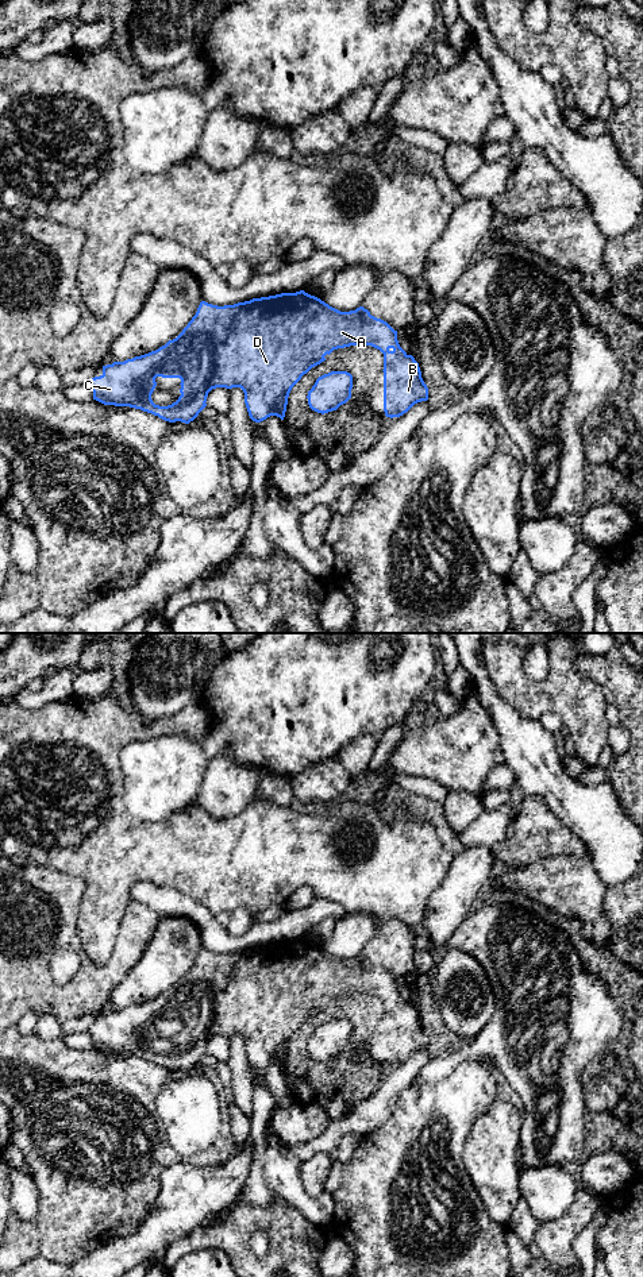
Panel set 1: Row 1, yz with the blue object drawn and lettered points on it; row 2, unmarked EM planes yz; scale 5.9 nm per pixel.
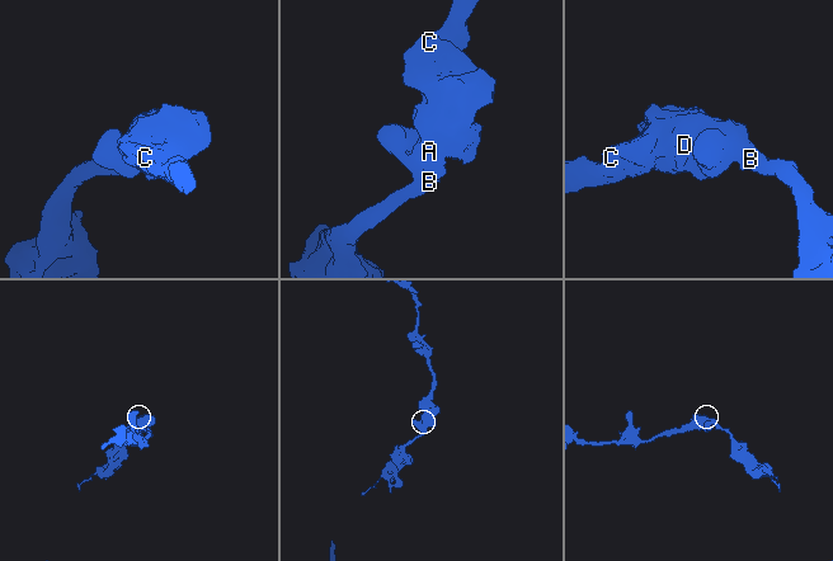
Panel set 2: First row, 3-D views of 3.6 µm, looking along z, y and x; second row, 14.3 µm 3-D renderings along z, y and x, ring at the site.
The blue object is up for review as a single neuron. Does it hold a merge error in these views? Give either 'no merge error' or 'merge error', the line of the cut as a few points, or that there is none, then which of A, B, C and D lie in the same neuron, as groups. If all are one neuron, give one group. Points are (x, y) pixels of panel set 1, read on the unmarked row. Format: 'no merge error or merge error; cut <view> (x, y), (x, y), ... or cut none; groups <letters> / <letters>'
no merge error; cut none; groups A B C D

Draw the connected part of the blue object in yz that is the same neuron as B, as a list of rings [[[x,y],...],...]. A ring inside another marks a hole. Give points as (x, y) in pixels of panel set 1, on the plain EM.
[[[304,938],[224,954],[201,949],[196,962],[176,987],[149,1002],[103,1014],[103,1022],[92,1026],[89,1033],[93,1048],[104,1053],[130,1054],[169,1070],[185,1072],[207,1054],[212,1037],[240,1035],[253,1069],[261,1070],[270,1064],[284,1068],[289,1041],[301,1025],[324,1010],[327,1002],[350,994],[371,994],[384,1002],[386,1065],[400,1065],[415,1052],[428,1048],[419,1011],[400,995],[397,979],[363,954],[340,960]],[[157,1025],[181,1027],[181,1043],[172,1053],[153,1050]]]

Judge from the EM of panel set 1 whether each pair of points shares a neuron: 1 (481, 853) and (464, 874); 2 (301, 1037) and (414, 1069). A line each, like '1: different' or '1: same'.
1: same
2: different

